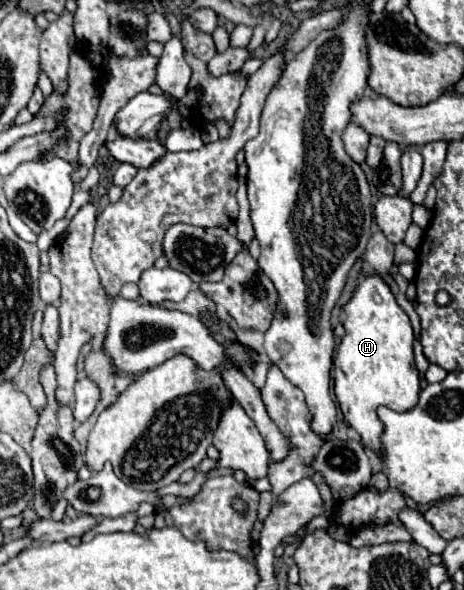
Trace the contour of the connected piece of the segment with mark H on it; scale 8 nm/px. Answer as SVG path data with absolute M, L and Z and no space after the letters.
M366 276L344 306L344 312L346 334L334 356L334 394L344 420L360 434L362 444L382 456L380 436L384 424L380 424L376 414L378 406L408 412L418 404L420 376L414 364L410 318L396 304L394 294L380 276Z

